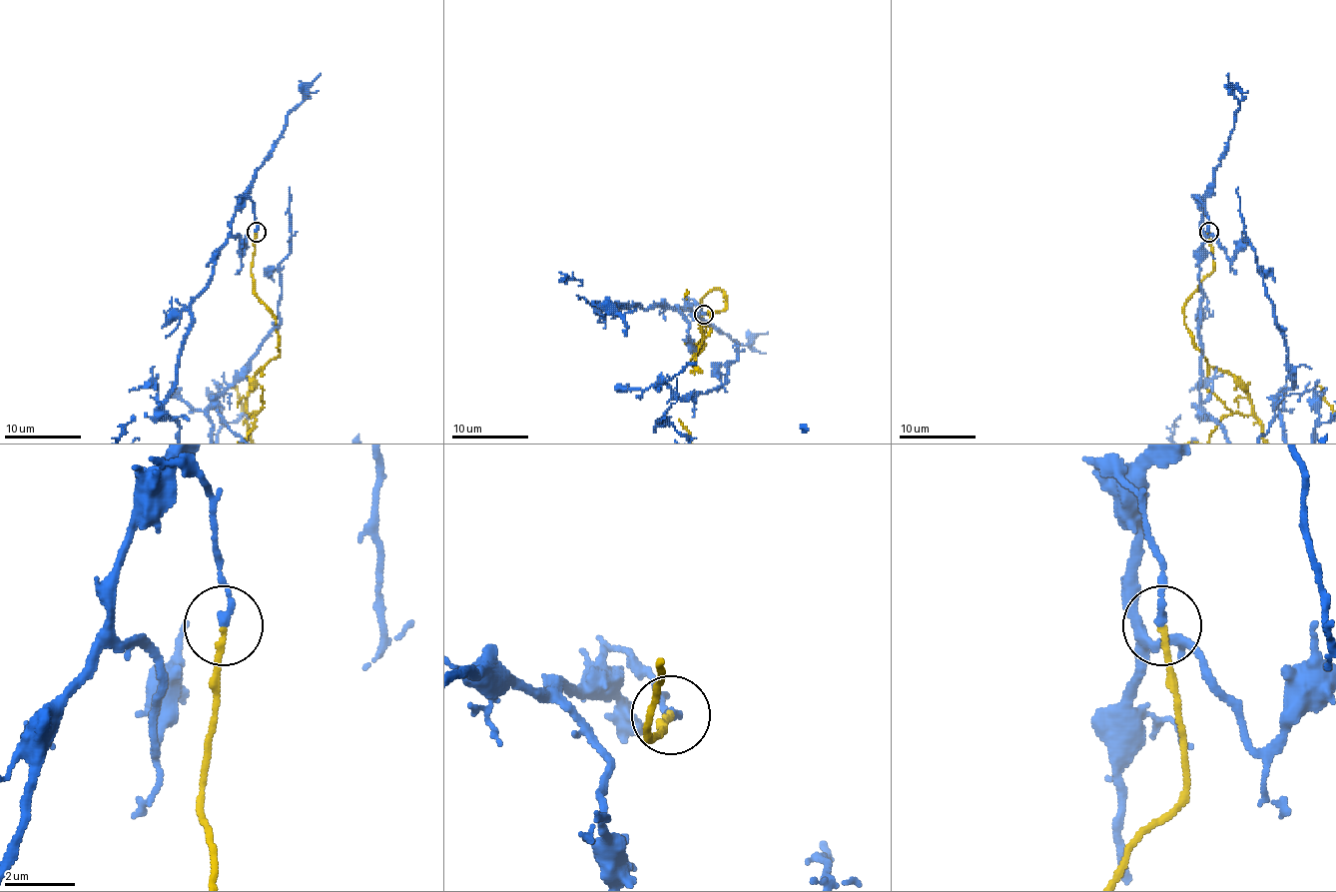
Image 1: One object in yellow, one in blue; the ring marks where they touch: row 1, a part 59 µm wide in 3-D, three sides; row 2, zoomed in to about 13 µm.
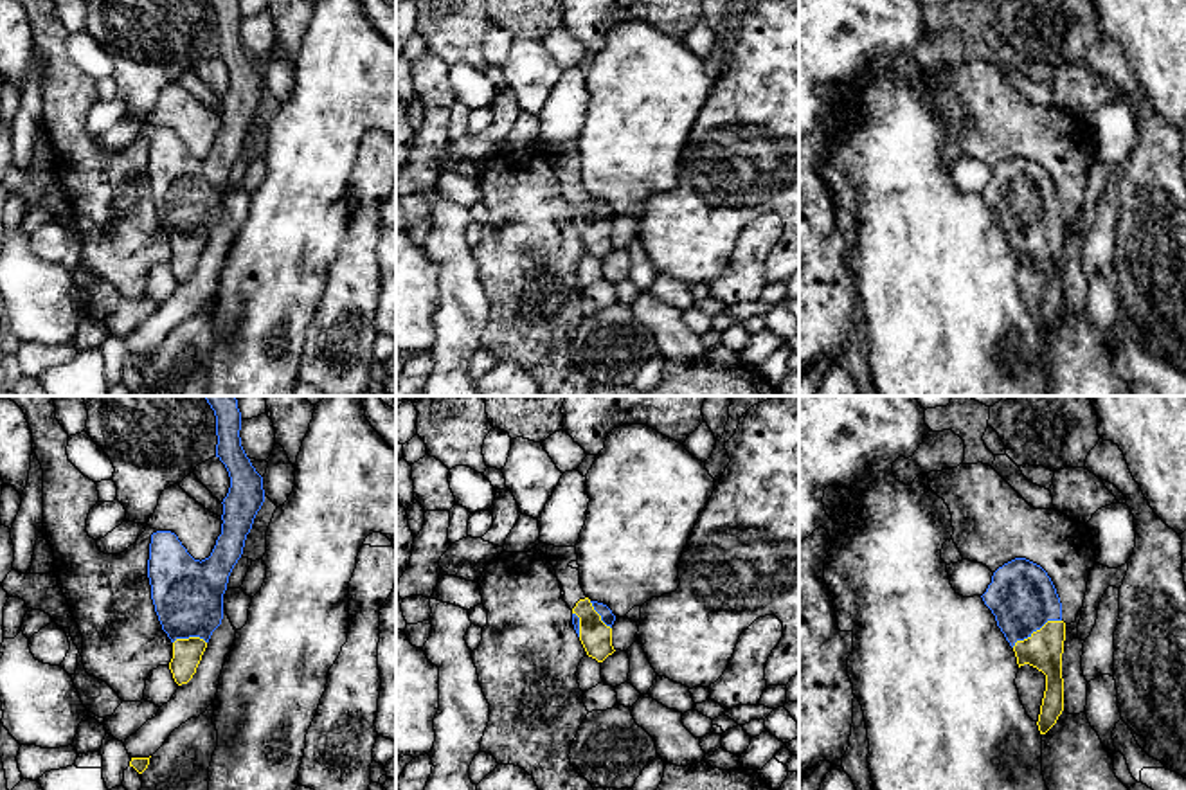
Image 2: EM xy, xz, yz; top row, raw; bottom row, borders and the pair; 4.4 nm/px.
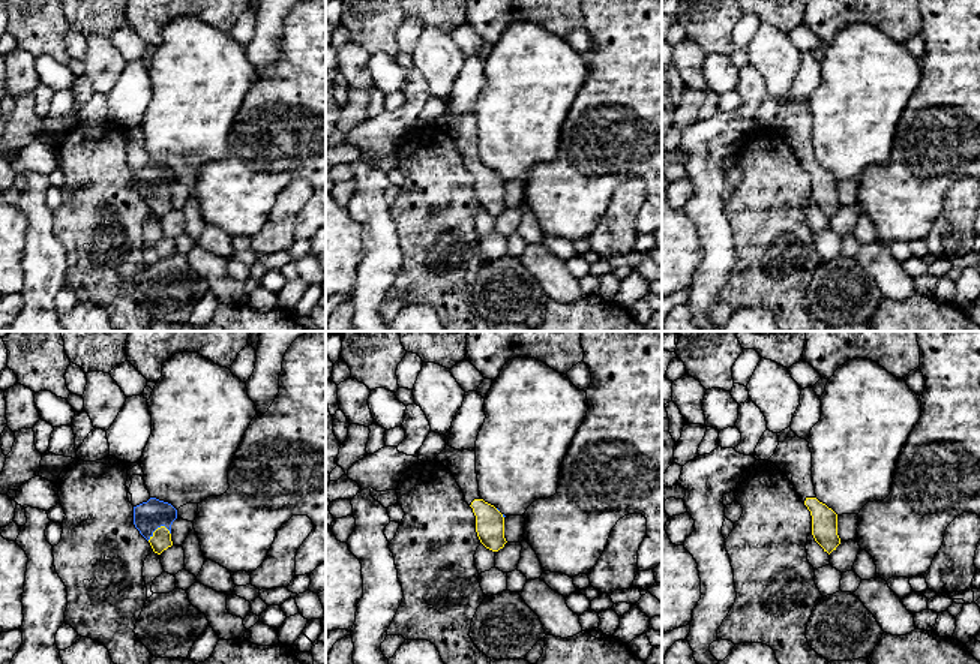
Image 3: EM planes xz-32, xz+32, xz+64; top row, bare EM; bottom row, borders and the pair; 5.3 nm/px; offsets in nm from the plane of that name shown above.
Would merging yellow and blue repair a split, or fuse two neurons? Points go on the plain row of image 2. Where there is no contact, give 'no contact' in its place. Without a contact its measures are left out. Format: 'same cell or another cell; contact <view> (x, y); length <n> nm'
another cell; contact yz (1037, 227); length 260 nm

